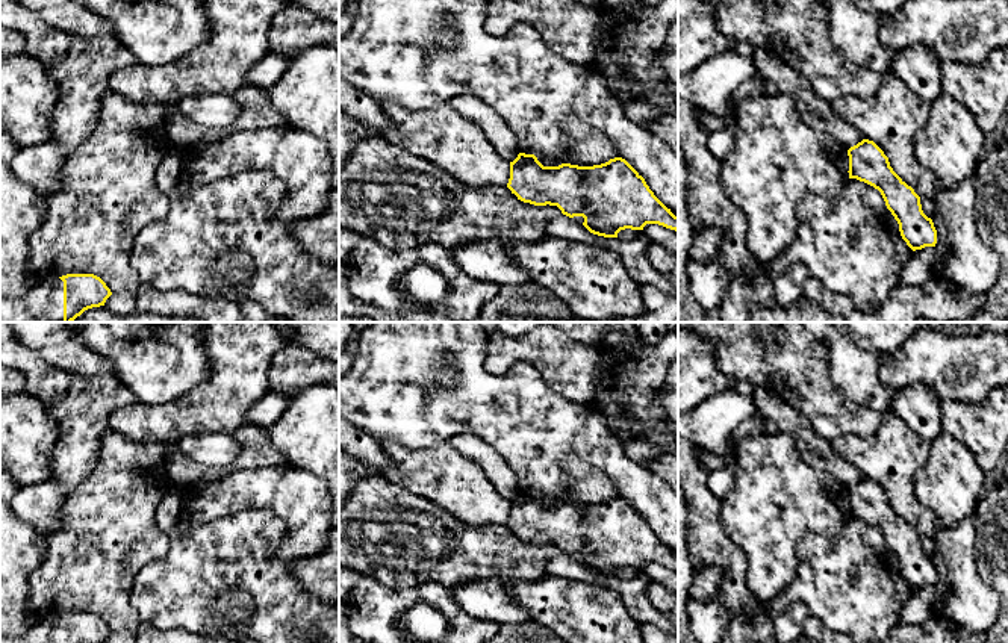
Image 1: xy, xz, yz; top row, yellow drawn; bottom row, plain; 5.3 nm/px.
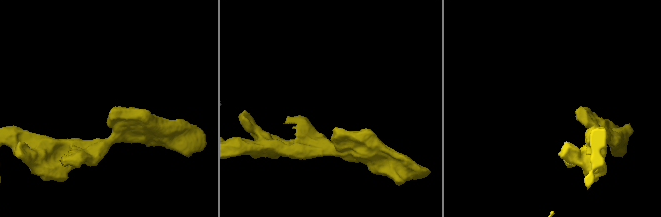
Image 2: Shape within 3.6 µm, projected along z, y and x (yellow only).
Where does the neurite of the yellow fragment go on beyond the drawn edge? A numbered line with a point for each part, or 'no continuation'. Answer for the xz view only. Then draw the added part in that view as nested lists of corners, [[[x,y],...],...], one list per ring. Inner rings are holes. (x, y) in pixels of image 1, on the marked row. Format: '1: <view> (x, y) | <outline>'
no continuation

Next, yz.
no continuation

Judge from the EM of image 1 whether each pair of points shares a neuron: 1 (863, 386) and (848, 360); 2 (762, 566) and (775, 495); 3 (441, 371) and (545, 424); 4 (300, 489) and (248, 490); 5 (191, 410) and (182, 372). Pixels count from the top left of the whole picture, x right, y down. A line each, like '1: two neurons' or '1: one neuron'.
1: one neuron
2: one neuron
3: one neuron
4: one neuron
5: two neurons

